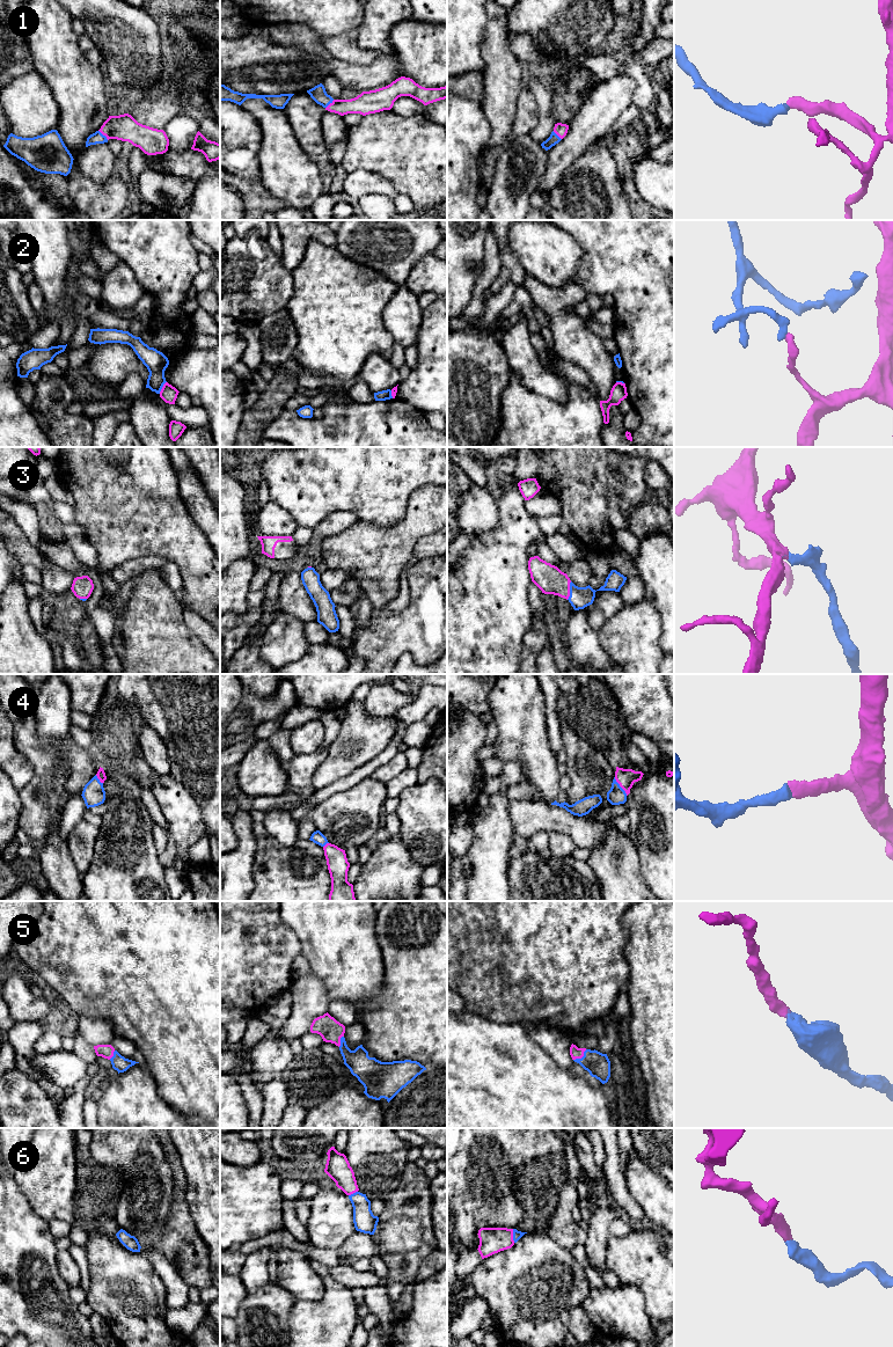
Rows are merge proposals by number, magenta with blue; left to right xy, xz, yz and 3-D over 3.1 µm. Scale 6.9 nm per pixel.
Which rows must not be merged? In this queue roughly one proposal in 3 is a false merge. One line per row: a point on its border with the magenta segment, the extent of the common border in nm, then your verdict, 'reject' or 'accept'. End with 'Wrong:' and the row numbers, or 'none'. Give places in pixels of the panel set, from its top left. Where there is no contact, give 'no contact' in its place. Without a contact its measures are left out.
1: contact xy (103, 134); length 100 nm; accept
2: contact xy (162, 387); length 100 nm; reject
3: contact yz (569, 591); length 130 nm; accept
4: contact yz (620, 785); length 160 nm; accept
5: contact yz (580, 1058); length 120 nm; accept
6: contact yz (512, 1236); length 100 nm; accept
Wrong: 2

